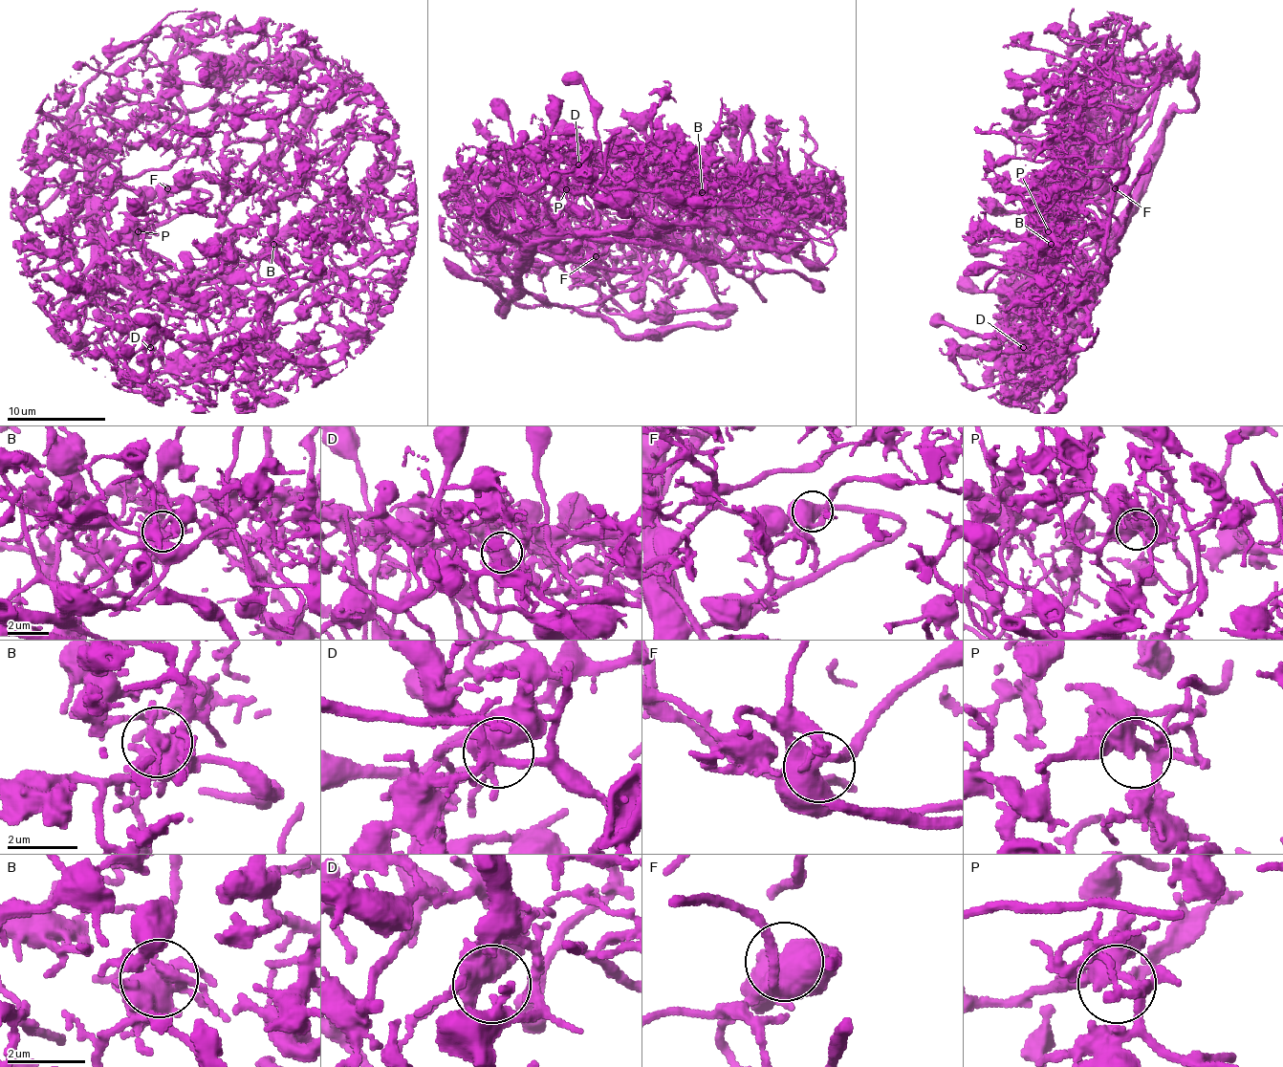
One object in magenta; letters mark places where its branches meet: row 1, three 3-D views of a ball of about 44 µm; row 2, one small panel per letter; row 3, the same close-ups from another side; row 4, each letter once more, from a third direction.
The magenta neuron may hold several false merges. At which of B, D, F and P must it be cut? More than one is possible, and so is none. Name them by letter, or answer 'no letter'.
no letter

